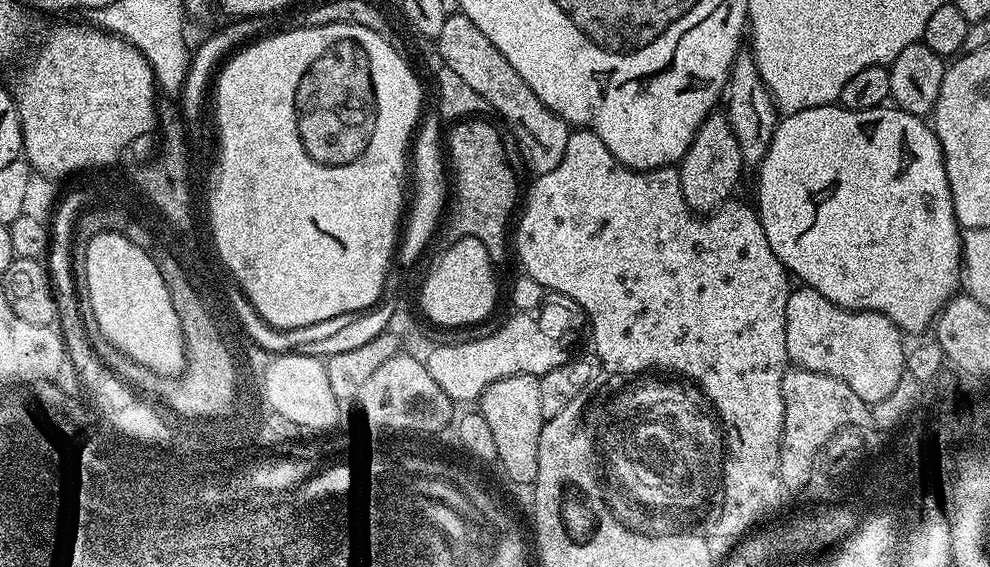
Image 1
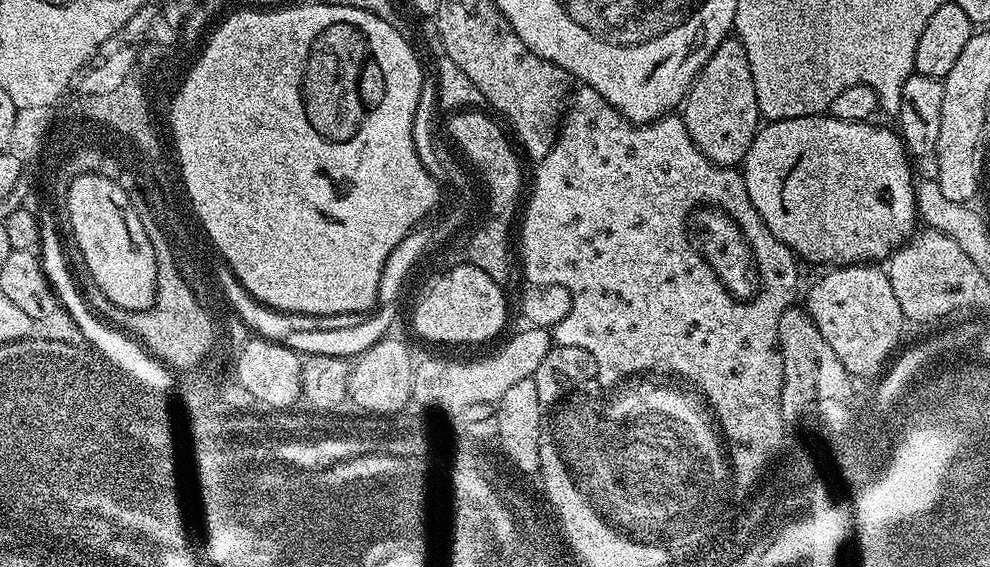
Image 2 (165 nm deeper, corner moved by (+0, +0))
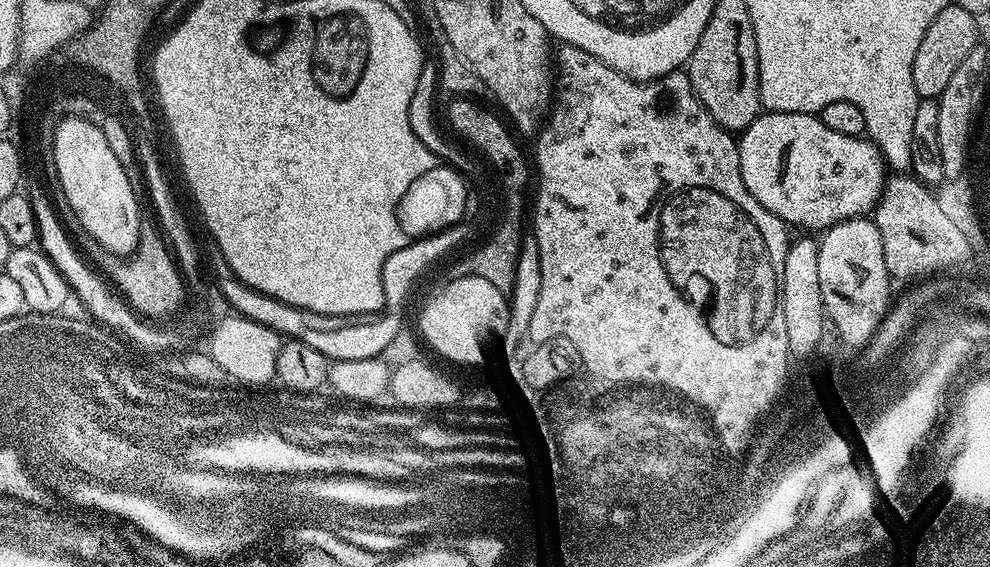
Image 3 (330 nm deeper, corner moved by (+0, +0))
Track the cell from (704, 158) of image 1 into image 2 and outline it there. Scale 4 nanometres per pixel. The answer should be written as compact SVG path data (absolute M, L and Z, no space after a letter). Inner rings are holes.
M739 38L723 40L688 87L682 105L682 119L694 146L723 168L743 165L746 154L762 127L754 78Z

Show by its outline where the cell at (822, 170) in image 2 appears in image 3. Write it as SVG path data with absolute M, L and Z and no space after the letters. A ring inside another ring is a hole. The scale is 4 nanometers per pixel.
M761 111L760 115L754 118L754 122L750 122L750 126L739 133L738 143L740 145L742 182L746 182L746 190L750 190L750 194L754 194L754 198L758 198L758 202L762 206L766 206L766 210L770 210L770 214L774 214L779 220L783 220L785 225L793 226L792 224L797 224L800 228L827 230L842 220L855 220L863 217L865 214L871 213L875 209L876 203L879 202L881 194L884 192L886 161L881 156L880 149L867 138L837 134L836 131L830 130L830 126L823 124L819 115L811 112Z

